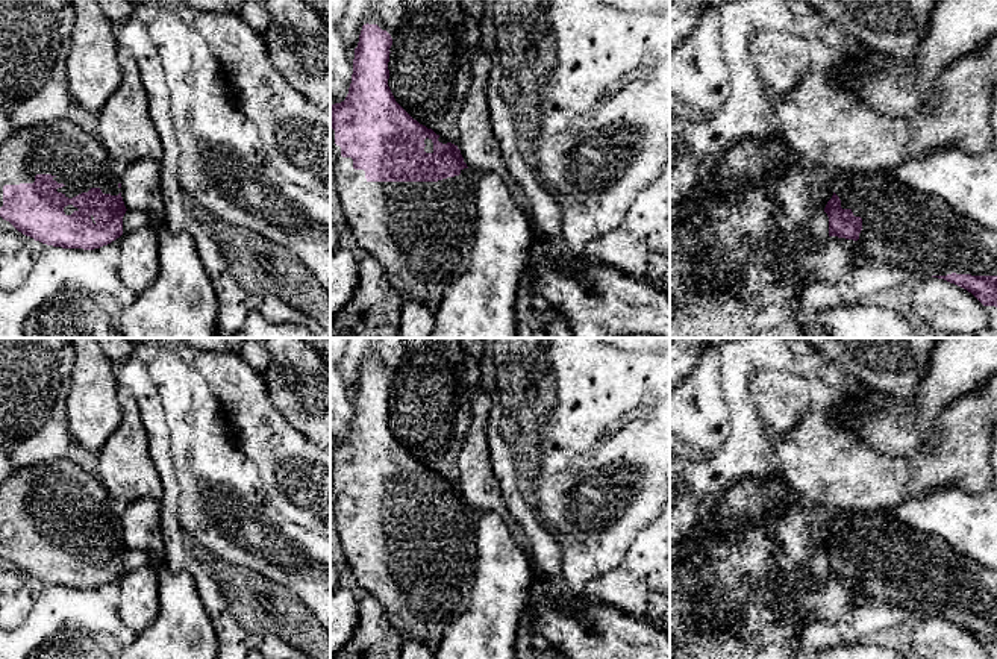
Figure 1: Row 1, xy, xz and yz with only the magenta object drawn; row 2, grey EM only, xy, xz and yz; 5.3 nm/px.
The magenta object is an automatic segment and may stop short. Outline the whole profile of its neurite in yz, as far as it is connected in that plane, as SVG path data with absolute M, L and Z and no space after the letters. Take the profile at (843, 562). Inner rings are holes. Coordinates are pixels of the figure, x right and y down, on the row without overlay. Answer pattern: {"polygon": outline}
{"polygon": "M836 509L836 523L824 551L829 556L829 576L858 580L870 601L891 601L917 609L921 617L938 617L971 632L983 645L997 647L997 571L958 553L944 539L909 529L889 515L889 509Z"}

